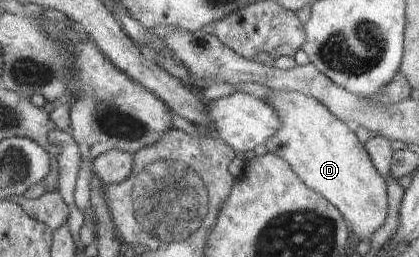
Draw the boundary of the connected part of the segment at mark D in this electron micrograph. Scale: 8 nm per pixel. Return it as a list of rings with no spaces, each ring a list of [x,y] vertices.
[[[273,91],[265,98],[265,102],[275,110],[281,122],[281,128],[275,132],[274,136],[271,136],[271,140],[265,142],[265,148],[270,154],[283,158],[295,170],[295,174],[303,180],[303,184],[307,184],[311,190],[315,190],[331,202],[346,219],[353,234],[356,234],[361,241],[371,241],[374,233],[384,225],[388,216],[387,182],[381,177],[375,164],[371,162],[371,156],[367,154],[365,146],[359,142],[353,127],[335,118],[323,104],[301,92]]]

